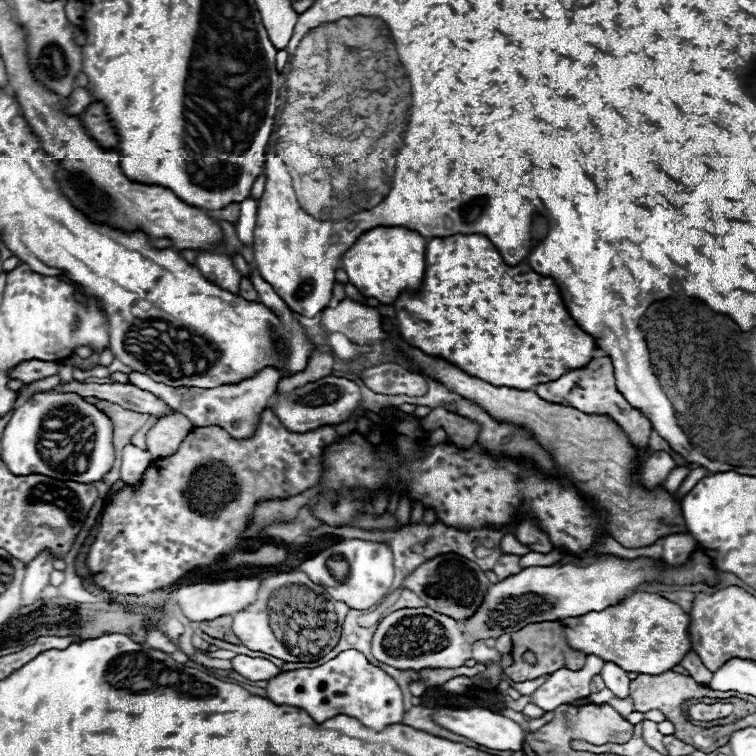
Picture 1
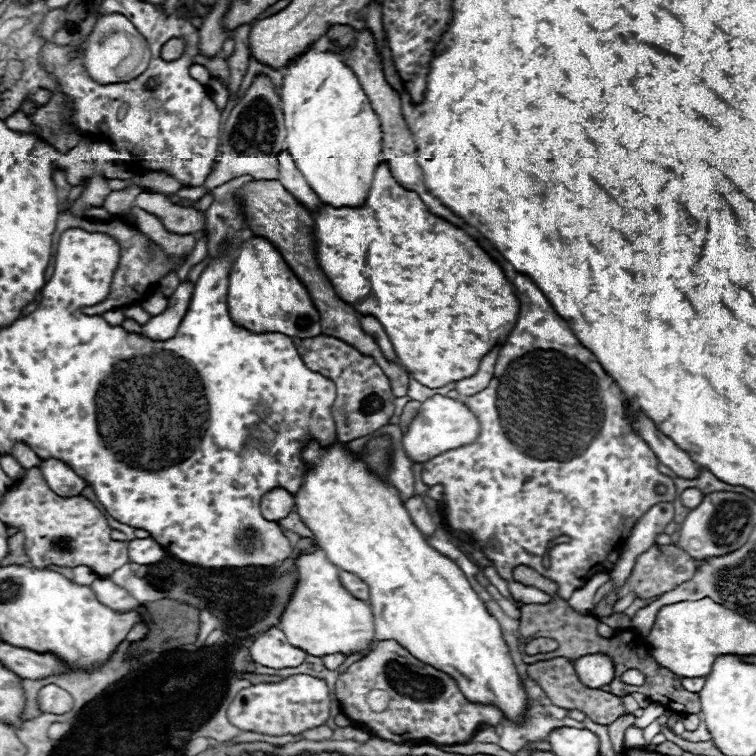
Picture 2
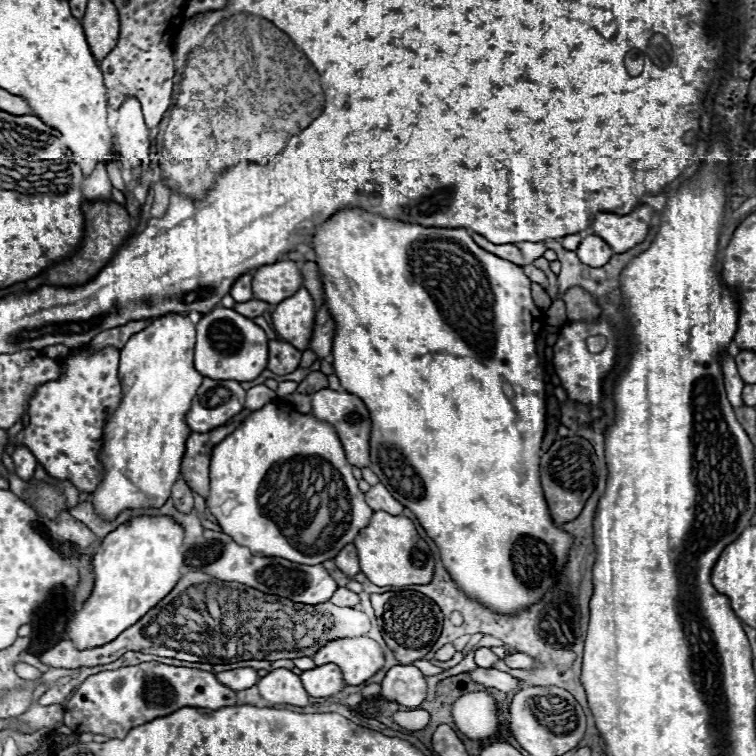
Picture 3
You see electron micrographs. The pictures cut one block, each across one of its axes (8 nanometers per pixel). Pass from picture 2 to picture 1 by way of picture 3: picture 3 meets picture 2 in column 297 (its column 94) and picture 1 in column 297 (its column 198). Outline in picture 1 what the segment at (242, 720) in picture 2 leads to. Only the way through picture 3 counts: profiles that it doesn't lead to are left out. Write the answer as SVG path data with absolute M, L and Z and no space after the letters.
M344 650L336 658L328 660L316 668L300 668L292 672L282 672L280 676L268 680L268 698L276 704L288 704L308 710L316 722L324 722L332 716L346 714L356 718L368 728L382 730L390 724L400 724L404 716L402 692L392 676L382 668L368 662L358 650Z

